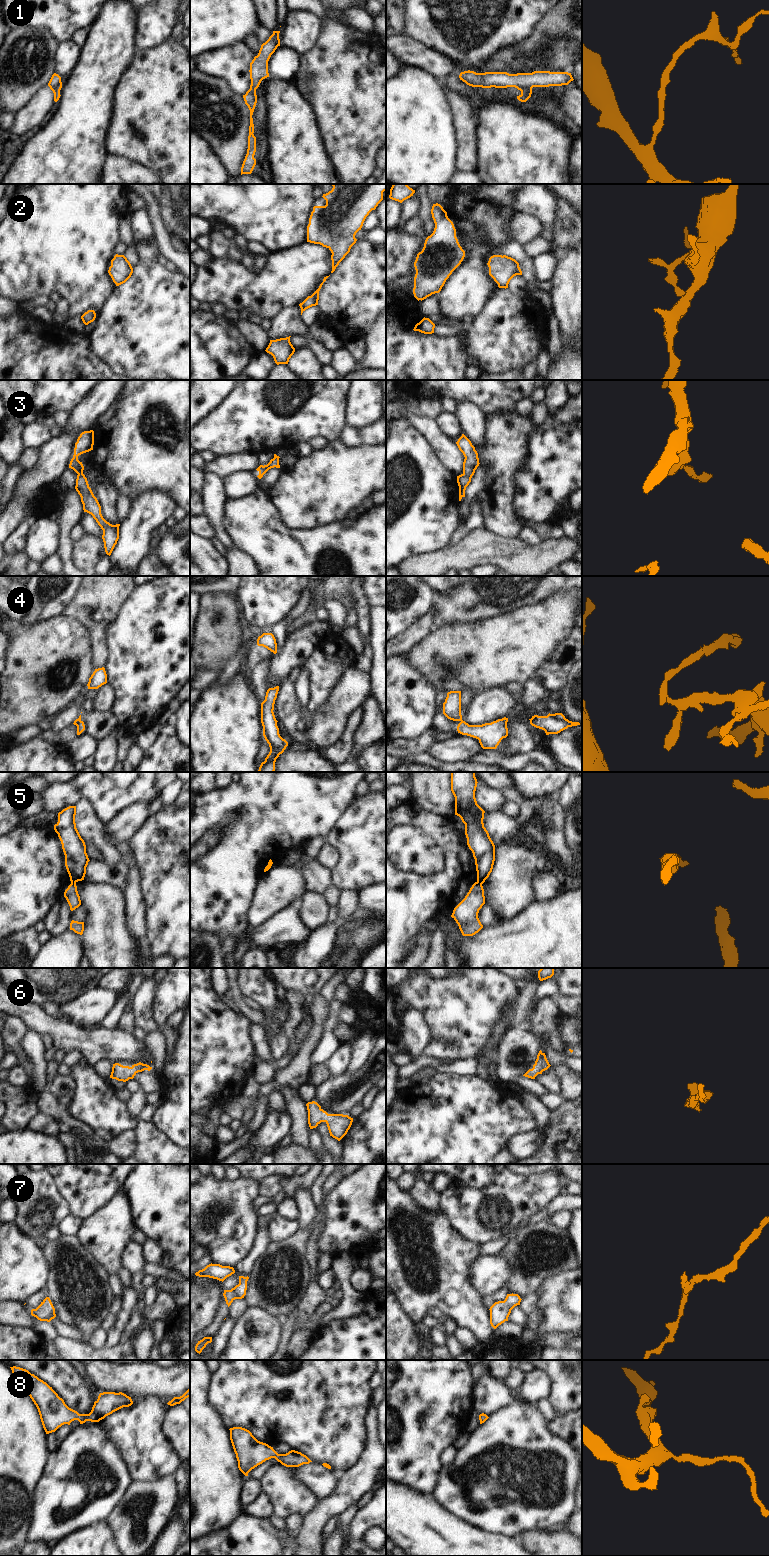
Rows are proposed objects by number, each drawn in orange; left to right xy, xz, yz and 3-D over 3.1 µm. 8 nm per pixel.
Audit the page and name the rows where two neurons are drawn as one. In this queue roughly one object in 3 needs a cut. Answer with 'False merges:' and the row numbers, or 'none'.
False merges: 4, 5

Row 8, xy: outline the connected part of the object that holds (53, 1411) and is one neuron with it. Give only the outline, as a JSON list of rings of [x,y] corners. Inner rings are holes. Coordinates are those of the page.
[[[16,1366],[10,1368],[36,1405],[46,1434],[55,1432],[64,1424],[70,1425],[74,1420],[80,1424],[86,1421],[99,1422],[113,1412],[133,1404],[131,1397],[122,1392],[103,1392],[99,1394],[89,1414],[79,1414],[69,1408],[52,1387],[34,1374]]]

